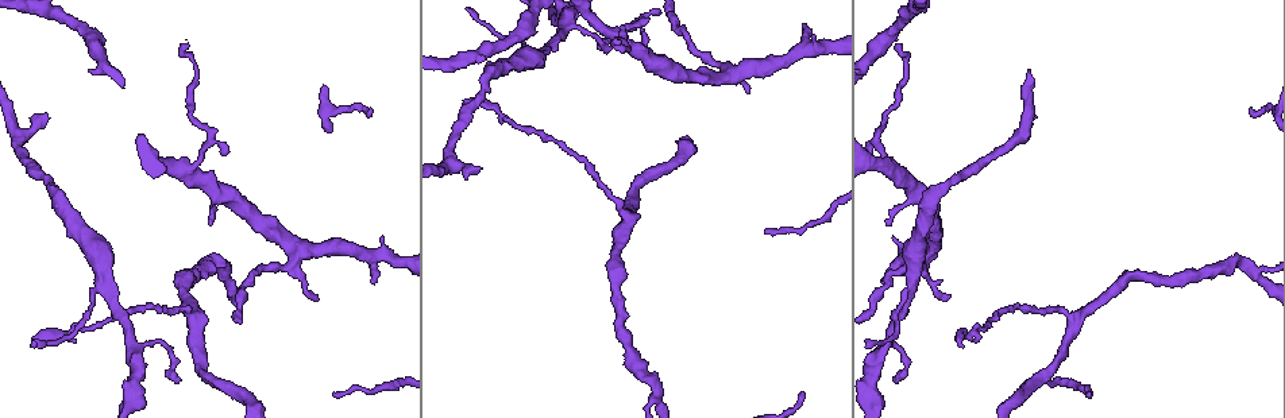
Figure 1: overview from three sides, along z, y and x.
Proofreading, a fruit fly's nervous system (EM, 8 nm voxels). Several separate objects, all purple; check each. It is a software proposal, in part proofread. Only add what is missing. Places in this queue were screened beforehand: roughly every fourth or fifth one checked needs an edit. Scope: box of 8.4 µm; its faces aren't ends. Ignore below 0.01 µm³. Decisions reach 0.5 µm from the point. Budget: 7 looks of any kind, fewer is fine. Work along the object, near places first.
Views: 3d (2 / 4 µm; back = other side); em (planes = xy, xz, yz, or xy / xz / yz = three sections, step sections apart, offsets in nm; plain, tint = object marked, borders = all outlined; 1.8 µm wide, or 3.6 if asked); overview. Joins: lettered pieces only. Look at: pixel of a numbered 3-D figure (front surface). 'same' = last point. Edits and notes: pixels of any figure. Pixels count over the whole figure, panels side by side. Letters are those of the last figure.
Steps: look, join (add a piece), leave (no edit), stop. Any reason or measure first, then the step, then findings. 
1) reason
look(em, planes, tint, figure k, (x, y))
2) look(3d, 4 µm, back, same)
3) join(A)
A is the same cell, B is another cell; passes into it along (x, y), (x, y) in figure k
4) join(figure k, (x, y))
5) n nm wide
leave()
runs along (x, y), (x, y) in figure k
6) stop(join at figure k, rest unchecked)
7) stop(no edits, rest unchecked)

an open end
look(3d, 4 µm, figure 1, (374, 282))

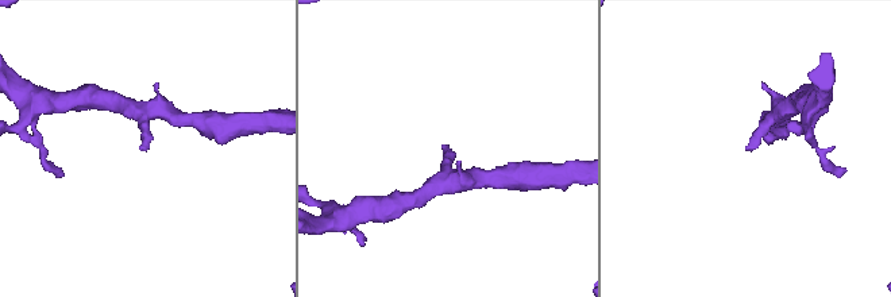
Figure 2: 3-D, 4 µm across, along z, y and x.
look(em, planes, borders, figure 2, (444, 145))

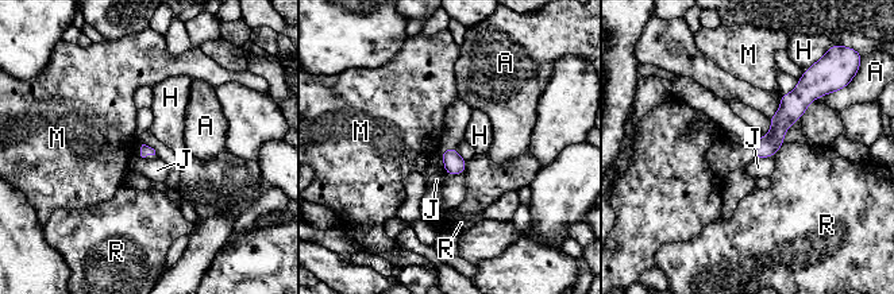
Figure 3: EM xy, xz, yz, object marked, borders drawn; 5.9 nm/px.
leave()
A, H, J, M and R are other cells; border along (774, 155), (754, 159) in figure 3; no lettered piece goes on from it

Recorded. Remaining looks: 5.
an open end
look(em, planes, tint, figure 1, (620, 46))

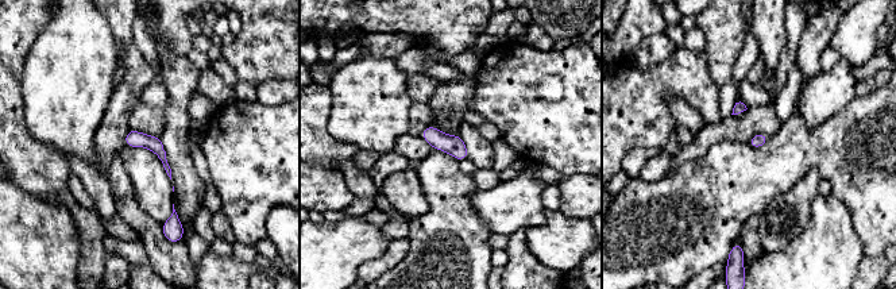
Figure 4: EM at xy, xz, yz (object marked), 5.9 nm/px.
what lies round it
look(em, planes, borders, same)

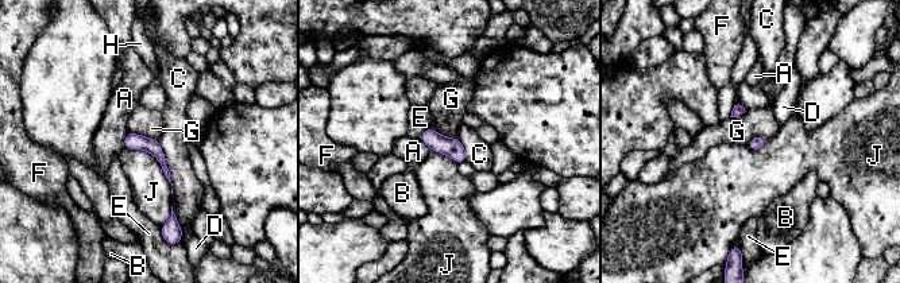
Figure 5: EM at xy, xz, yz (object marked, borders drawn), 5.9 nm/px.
leave()
A, B, C, D, E, F, G, H and J are other cells; border along (128, 131), (157, 139) in figure 5; none of them fits

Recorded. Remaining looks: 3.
thin end
look(em, yz, step 4, borders, figure 1, (478, 168))

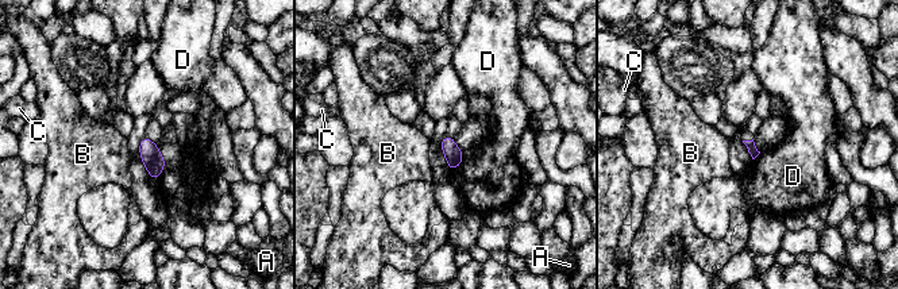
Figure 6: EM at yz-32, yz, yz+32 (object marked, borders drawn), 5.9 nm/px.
leave()
A, B, C and D are other cells; border along (166, 165), (153, 181) in figure 6; no lettered piece goes on from it

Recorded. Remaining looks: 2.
stop(no edits, rest unchecked)

